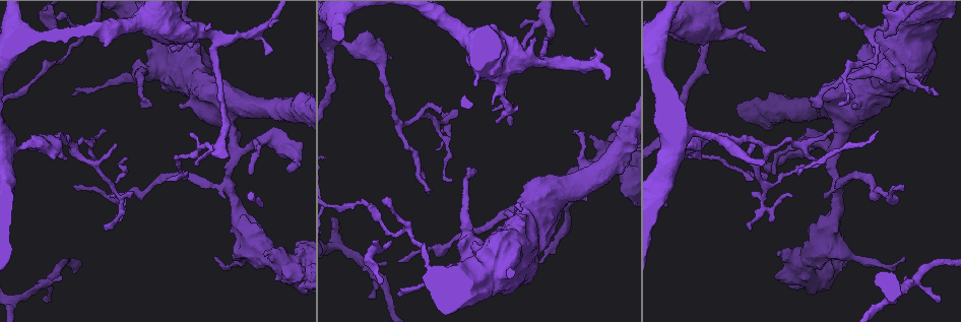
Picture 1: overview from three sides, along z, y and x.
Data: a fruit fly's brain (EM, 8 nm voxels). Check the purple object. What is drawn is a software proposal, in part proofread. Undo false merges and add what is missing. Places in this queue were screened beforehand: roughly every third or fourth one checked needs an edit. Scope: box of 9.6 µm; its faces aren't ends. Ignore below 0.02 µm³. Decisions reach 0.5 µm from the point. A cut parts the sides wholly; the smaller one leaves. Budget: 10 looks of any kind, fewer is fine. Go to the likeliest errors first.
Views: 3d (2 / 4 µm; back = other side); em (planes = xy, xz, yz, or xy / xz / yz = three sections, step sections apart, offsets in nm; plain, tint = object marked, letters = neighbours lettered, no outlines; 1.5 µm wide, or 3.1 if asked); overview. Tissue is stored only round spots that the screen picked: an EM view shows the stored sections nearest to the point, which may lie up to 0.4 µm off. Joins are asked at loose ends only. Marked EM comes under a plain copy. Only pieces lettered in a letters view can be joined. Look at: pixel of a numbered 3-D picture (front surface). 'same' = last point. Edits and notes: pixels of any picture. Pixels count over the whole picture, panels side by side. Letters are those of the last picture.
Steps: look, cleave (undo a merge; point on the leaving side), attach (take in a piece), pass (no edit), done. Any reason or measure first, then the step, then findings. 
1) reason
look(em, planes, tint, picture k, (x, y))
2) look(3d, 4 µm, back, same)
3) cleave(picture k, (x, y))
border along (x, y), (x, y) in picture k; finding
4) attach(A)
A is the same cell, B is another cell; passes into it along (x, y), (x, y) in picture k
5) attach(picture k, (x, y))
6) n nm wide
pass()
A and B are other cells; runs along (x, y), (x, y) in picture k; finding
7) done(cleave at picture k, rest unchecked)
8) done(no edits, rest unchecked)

free end
look(em, yz, step 8, letters, picture 1, (941, 302))

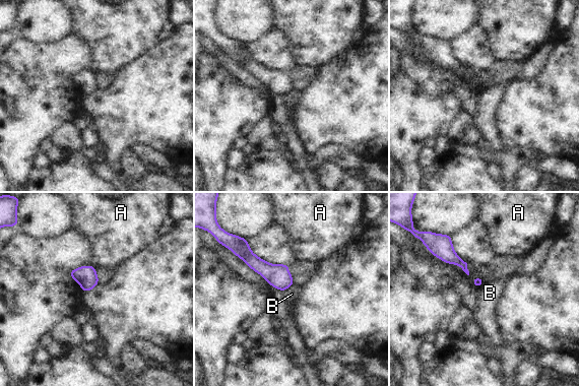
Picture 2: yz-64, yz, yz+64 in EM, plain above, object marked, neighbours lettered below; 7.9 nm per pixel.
pass()
A and B are other cells; border along (293, 284), (283, 292) in picture 2; no lettered piece goes on from it

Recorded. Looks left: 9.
an open end
look(em, xy, step 4, letters, picture 1, (594, 47))

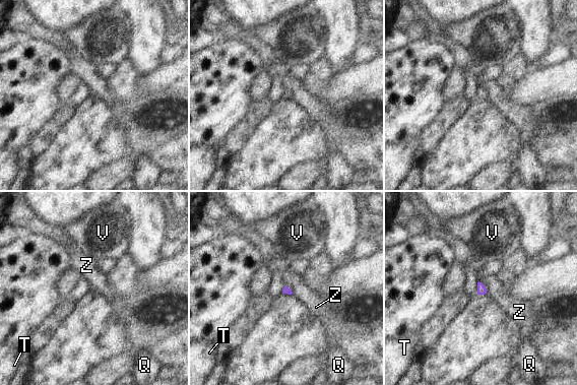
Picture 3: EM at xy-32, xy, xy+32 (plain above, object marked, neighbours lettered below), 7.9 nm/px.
look(em, planes, letters, same)

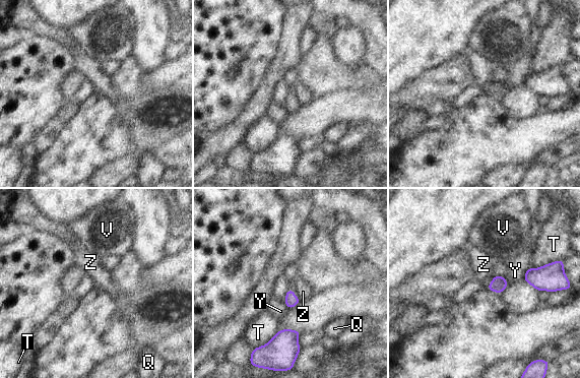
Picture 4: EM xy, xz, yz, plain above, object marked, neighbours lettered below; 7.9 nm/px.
T touches over 260 nm
pass()
Q, T, V, Y and Z are other cells; border along (290, 287), (301, 300) in picture 4; none of them fits

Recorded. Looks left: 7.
look(em, xz, step 4, tint, picture 1, (910, 78))

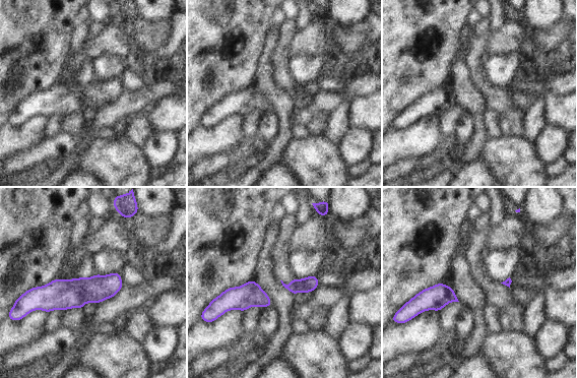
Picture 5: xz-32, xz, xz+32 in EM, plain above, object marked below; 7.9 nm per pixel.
cut it another way
look(em, planes, letters, same)

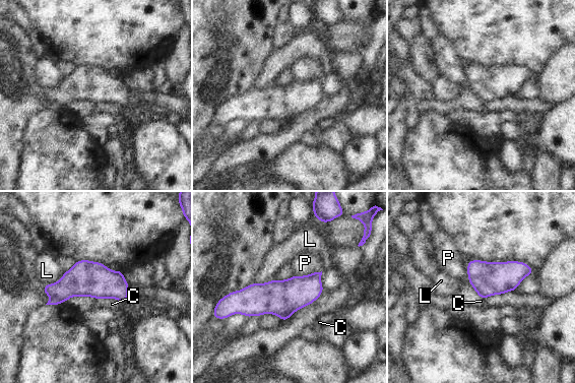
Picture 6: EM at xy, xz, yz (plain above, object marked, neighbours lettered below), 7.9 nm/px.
pass()
C, L and P are other cells; border along (96, 298), (115, 298), (122, 303) in picture 6; continuous, no second cell

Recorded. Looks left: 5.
narrows sharply
look(em, xz, step 4, letters, picture 1, (31, 80))

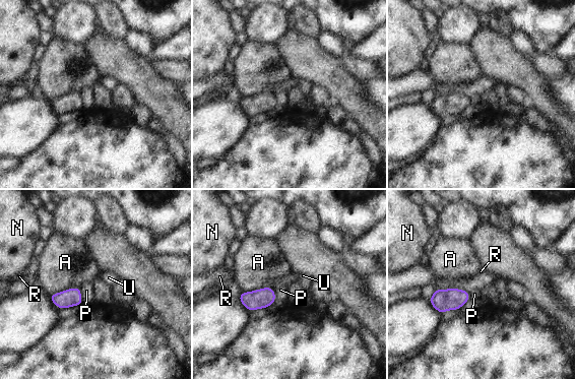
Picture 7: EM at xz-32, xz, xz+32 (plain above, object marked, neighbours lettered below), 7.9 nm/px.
pass()
A, N, P, R and U are other cells; border along (79, 287), (71, 287), (49, 296) in picture 7; continuous, no second cell

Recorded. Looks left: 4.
done(no edits, rest unchecked)

